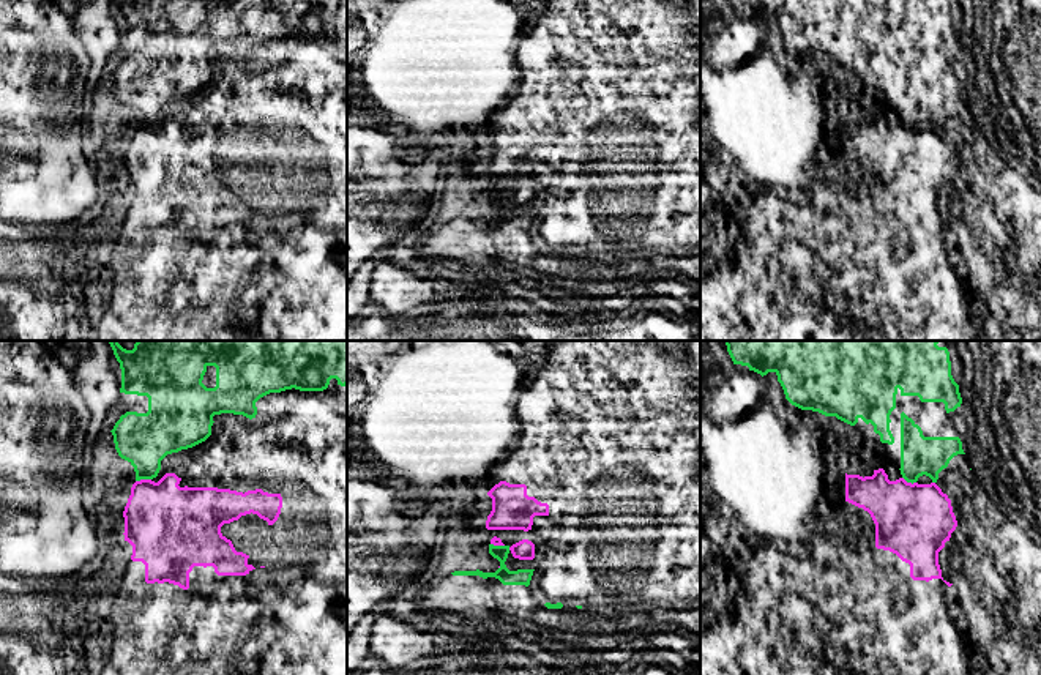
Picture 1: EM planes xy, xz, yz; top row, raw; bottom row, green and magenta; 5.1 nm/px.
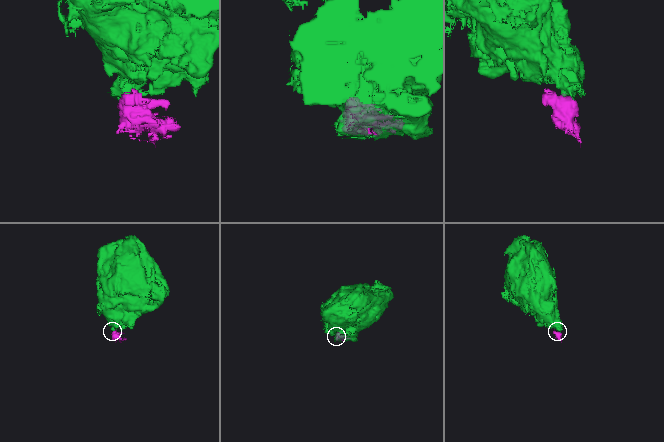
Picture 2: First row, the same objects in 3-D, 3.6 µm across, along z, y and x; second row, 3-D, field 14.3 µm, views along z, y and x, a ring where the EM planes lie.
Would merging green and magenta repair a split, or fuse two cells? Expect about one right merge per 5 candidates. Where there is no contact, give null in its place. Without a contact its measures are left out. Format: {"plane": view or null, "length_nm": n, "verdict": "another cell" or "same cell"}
{"plane": "xy", "length_nm": 80, "verdict": "another cell"}

